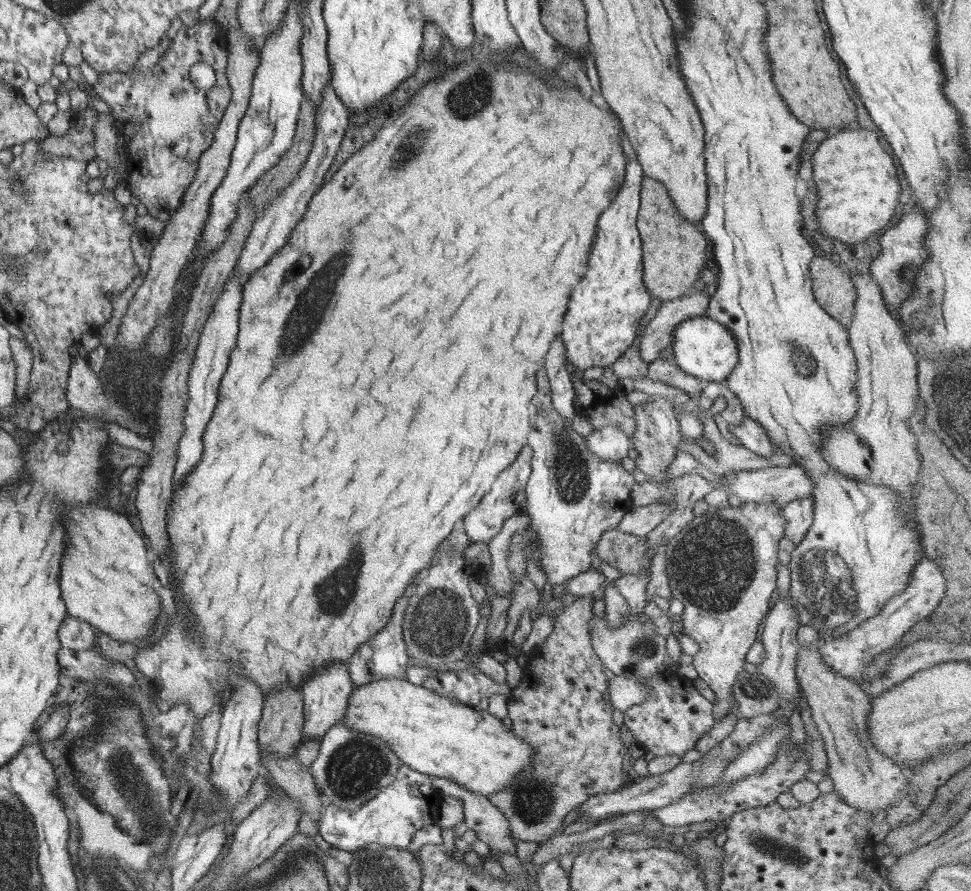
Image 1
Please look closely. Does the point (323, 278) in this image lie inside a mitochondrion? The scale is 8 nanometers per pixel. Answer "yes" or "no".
yes

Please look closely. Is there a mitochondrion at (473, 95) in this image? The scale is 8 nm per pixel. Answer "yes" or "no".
yes

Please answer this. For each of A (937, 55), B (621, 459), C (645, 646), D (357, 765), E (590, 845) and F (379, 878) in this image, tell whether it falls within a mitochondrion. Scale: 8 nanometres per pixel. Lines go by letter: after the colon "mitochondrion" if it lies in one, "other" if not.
A: other
B: other
C: mitochondrion
D: mitochondrion
E: other
F: mitochondrion

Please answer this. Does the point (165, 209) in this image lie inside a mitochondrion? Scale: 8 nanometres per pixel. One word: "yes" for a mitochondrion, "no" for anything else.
no

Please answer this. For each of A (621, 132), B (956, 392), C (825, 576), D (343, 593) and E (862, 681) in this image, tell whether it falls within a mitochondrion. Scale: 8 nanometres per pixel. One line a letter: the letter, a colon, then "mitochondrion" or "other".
A: other
B: mitochondrion
C: mitochondrion
D: mitochondrion
E: other

